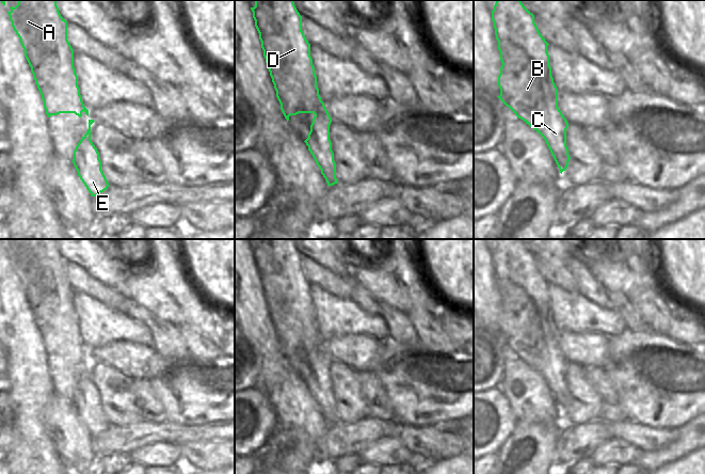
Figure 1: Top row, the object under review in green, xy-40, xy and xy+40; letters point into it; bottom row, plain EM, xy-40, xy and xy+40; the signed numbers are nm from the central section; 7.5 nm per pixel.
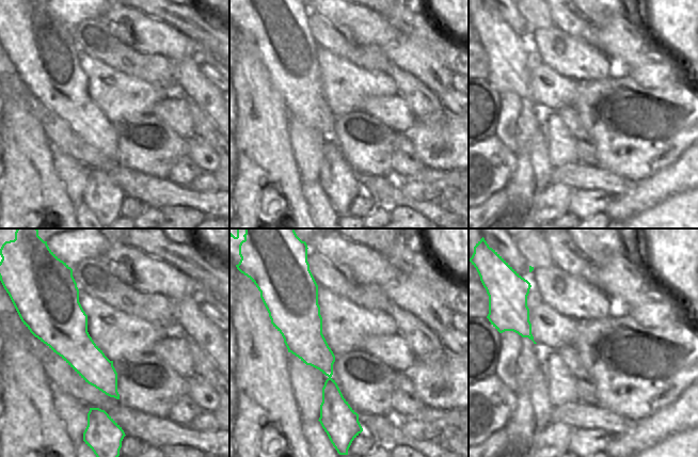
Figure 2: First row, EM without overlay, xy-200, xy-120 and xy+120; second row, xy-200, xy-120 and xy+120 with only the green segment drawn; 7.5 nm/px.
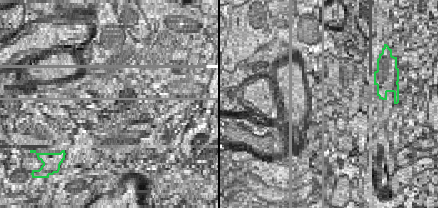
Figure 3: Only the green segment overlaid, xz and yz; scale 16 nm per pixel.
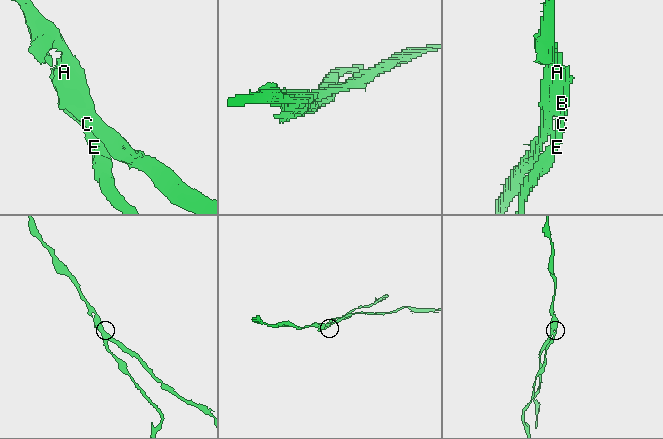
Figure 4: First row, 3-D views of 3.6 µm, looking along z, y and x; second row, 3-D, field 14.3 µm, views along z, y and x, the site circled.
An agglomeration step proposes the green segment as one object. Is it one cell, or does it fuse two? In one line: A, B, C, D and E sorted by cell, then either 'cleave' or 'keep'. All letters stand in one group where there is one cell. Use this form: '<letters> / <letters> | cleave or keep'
A D / B C E | cleave

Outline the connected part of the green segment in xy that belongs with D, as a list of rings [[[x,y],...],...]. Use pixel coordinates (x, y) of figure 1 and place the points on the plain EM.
[[[255,239],[255,246],[251,249],[273,323],[292,325],[304,332],[305,342],[320,344],[322,339],[310,296],[310,283],[302,270],[302,255],[293,239]]]

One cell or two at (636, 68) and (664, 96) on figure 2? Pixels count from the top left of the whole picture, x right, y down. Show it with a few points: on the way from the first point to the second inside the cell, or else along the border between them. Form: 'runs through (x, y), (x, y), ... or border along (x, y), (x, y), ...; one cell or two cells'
border along (678, 76), (660, 87), (641, 87), (632, 79); two cells

